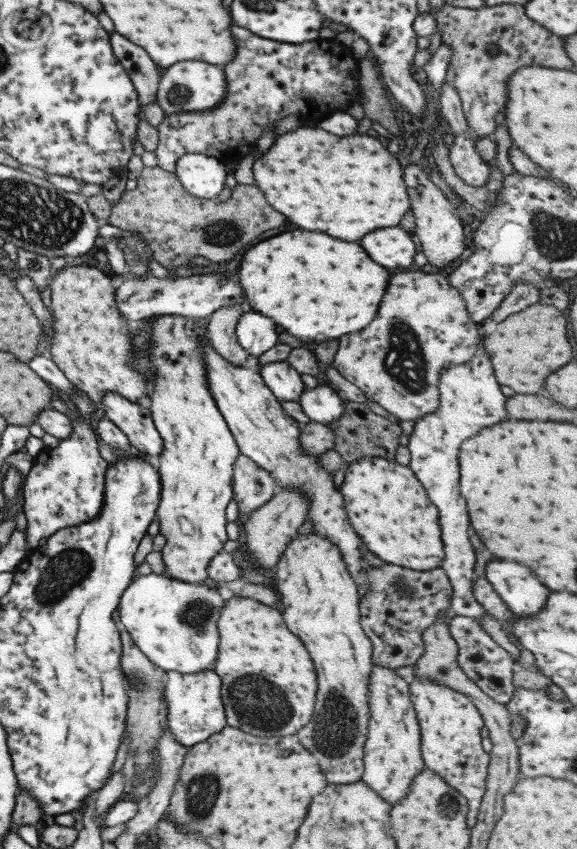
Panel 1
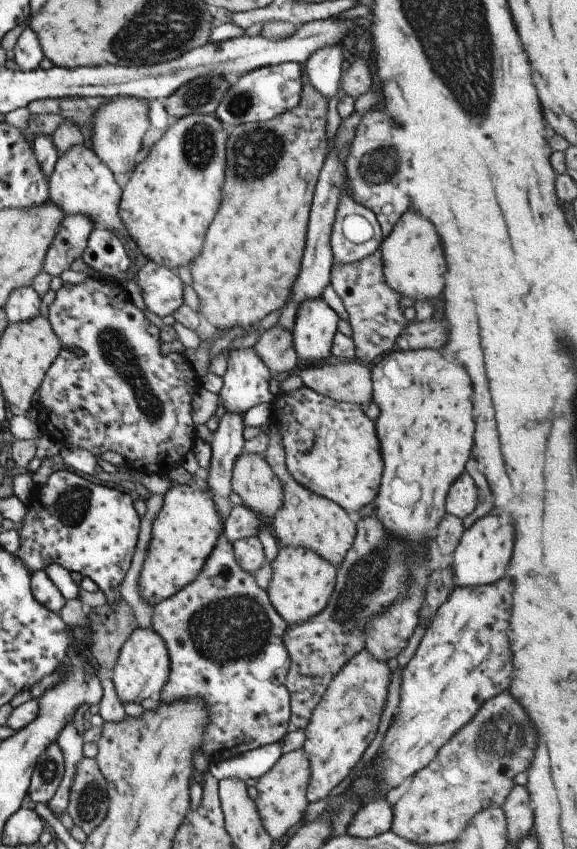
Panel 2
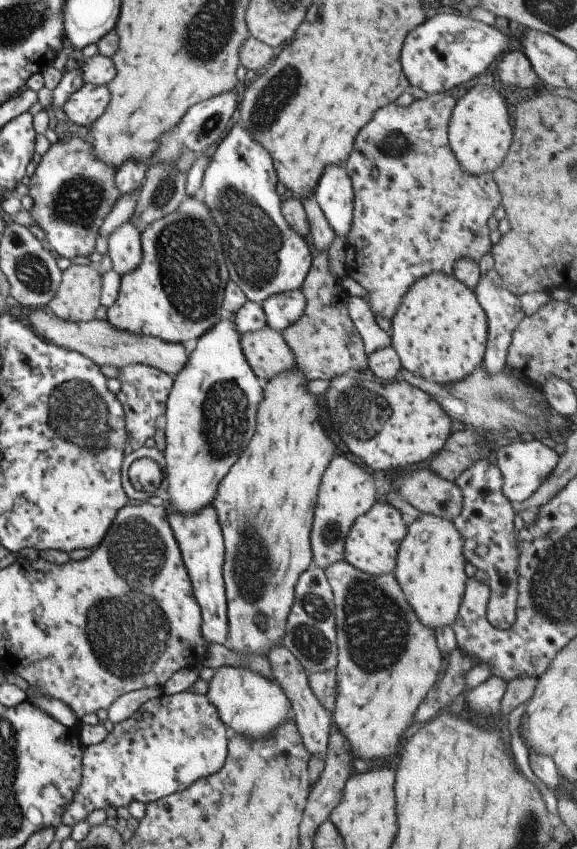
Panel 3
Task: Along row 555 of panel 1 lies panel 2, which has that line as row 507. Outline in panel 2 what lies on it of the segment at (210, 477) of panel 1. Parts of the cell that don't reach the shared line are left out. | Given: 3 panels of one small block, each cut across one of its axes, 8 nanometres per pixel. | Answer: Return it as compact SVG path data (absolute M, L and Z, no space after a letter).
M176 484L164 495L164 504L153 522L151 542L138 585L142 598L154 606L176 594L200 574L208 556L212 554L218 536L222 534L222 520L207 491Z

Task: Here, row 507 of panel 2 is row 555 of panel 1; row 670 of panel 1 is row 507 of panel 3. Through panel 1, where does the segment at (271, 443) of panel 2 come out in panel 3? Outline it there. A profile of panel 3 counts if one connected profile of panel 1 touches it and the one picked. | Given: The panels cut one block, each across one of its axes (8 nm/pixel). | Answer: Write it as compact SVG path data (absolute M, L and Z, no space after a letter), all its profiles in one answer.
M344 454L335 455L324 471L317 494L317 507L312 525L311 551L313 562L321 569L340 562L344 558L345 538L354 521L367 513L378 500L375 476L364 466L359 466Z

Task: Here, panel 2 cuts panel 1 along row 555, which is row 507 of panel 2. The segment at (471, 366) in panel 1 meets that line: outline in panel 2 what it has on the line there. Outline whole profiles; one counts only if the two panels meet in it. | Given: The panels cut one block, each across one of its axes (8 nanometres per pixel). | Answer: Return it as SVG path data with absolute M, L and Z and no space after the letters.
M462 474L448 490L445 512L458 518L466 518L476 506L476 486L468 474Z

